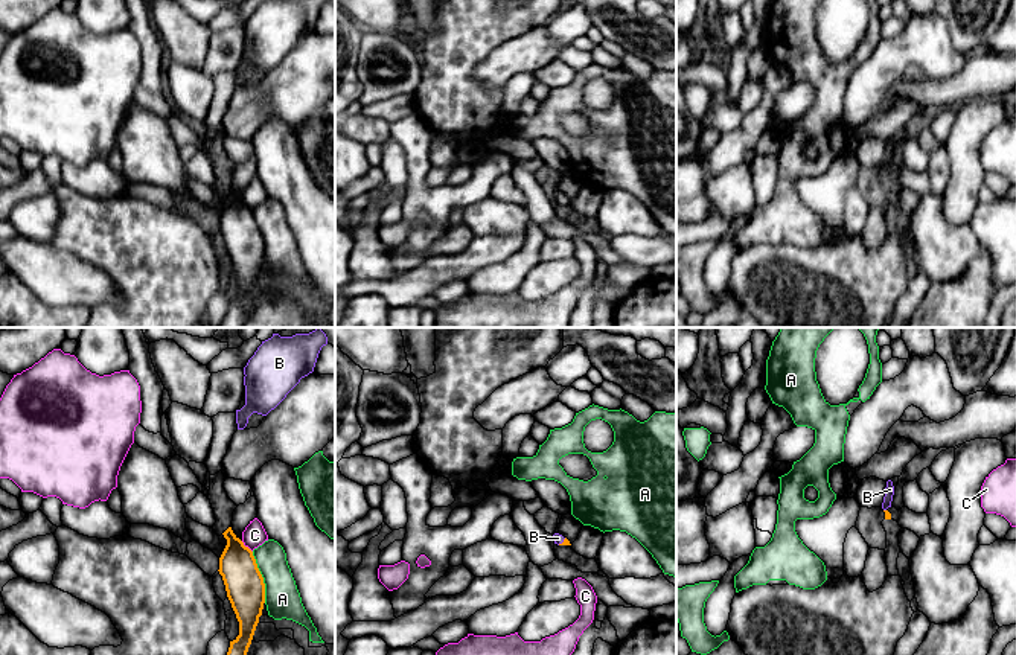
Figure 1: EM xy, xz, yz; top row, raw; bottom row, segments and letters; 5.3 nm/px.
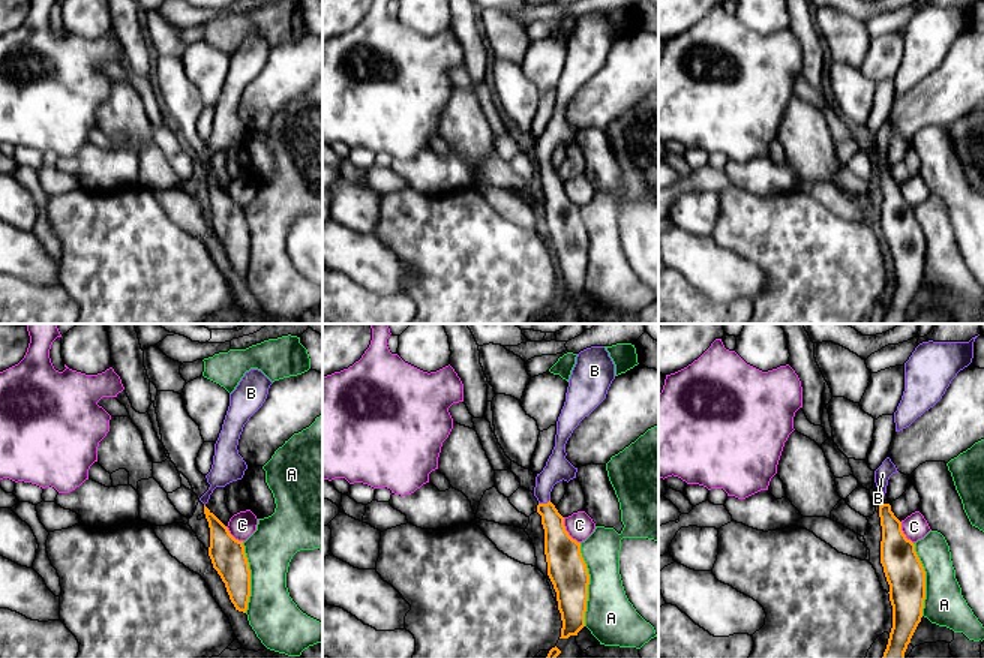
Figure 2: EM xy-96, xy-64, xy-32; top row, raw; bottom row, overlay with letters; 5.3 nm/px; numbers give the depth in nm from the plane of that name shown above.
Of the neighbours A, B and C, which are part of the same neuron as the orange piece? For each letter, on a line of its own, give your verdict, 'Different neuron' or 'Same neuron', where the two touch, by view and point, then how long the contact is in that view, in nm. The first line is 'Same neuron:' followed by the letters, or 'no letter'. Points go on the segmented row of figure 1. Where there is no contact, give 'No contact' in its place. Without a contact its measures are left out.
Same neuron: B
A: Different neuron. Touches orange at xy (262, 578). Shared border 280 nm
B: Same neuron. Touches orange at xz (562, 543). Shared border 60 nm
C: Different neuron. Touches orange at xy (247, 547). Shared border 90 nm

